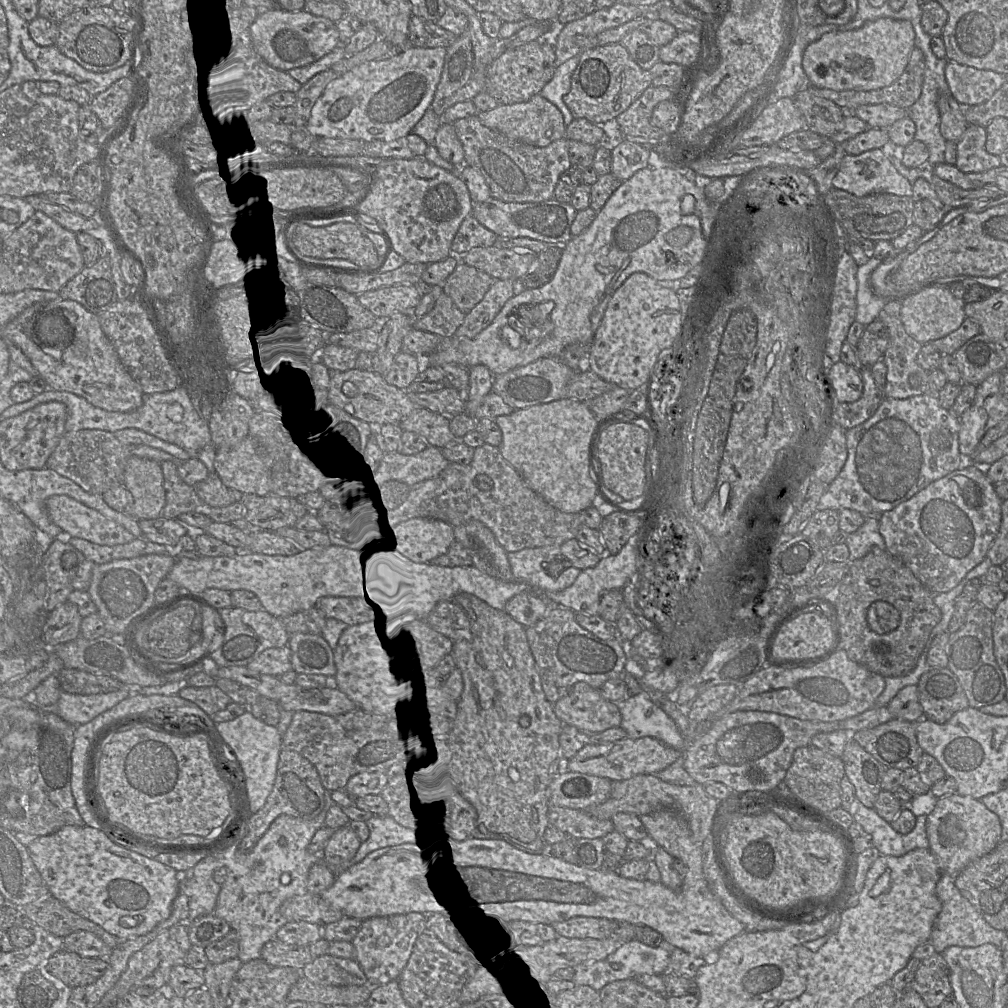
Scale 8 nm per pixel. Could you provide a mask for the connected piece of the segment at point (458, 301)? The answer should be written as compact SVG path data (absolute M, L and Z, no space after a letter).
M458 263L442 284L442 289L457 308L467 314L483 299L494 281L489 274L464 263Z

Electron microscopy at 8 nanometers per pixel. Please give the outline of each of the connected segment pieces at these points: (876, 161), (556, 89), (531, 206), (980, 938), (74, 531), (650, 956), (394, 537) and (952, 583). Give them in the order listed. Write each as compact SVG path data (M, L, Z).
M872 149L859 155L845 155L832 185L858 197L878 193L912 197L913 194L912 183L897 171L888 157L888 151L882 149Z
M576 55L557 66L552 79L542 88L540 95L553 103L562 113L565 126L574 119L563 101L571 86L571 76L577 67L580 55Z
M490 197L485 202L474 204L471 215L499 239L531 238L546 244L564 245L572 237L570 227L576 213L577 210L570 203L561 203L554 198L516 203Z
M943 872L936 884L936 895L941 902L929 942L936 952L941 953L949 946L974 947L985 943L1000 947L1005 931L992 927L976 908L960 893L954 883L955 875Z
M54 495L45 503L50 520L73 538L115 546L135 537L115 521L66 495Z
M637 939L621 943L607 958L590 963L581 963L573 967L574 985L587 985L599 991L608 983L617 980L631 979L639 974L662 975L668 968L670 952L662 947L648 946Z
M409 518L379 538L379 548L412 562L431 562L447 553L455 541L453 527L441 520Z
M963 457L963 464L958 470L933 481L909 500L879 516L879 531L884 538L885 549L901 560L933 594L952 590L970 570L987 558L988 550L998 535L1002 500L994 486L984 468Z

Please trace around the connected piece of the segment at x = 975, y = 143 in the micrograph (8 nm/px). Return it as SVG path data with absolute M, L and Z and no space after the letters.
M969 124L961 139L957 142L956 167L964 173L980 173L997 168L1004 158L987 152L986 128Z

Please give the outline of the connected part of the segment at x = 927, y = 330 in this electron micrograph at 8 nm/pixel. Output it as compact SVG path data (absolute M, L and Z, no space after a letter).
M949 285L925 287L901 300L901 320L908 335L923 345L958 329L966 318L963 305L963 300L952 295Z

